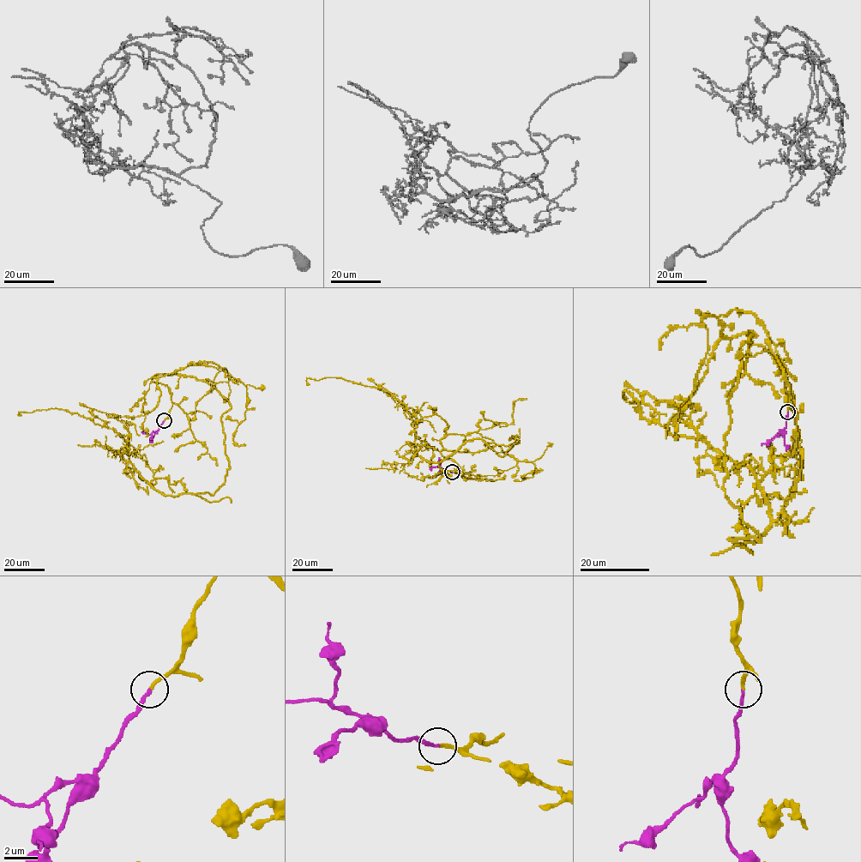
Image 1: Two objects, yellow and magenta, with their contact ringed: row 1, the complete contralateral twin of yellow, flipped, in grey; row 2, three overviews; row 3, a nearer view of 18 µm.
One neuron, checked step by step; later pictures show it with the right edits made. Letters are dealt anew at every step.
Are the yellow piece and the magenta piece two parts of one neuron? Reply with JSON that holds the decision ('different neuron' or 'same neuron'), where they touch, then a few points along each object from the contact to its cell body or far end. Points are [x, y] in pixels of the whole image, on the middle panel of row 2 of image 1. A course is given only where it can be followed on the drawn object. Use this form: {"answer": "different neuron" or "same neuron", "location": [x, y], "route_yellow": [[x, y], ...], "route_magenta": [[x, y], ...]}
{"answer": "same neuron", "location": [452, 472], "route_yellow": [[452, 472], [445, 421], [380, 388], [442, 469], [427, 476], [452, 475]], "route_magenta": [[452, 472], [440, 467], [439, 457]]}

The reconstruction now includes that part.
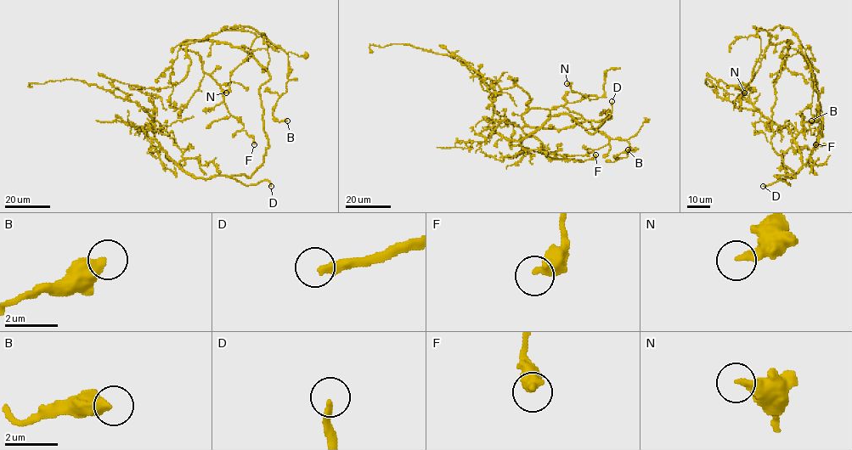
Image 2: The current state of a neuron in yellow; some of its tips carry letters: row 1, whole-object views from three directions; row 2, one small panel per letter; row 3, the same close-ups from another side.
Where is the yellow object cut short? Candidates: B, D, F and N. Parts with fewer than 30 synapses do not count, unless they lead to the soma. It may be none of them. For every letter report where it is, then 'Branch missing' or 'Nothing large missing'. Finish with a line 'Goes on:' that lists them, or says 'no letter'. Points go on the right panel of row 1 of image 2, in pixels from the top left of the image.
B: Place: (811, 120). Nothing large missing
D: Place: (763, 186). Branch missing
F: Place: (815, 144). Nothing large missing
N: Place: (744, 92). Nothing large missing
Goes on: D

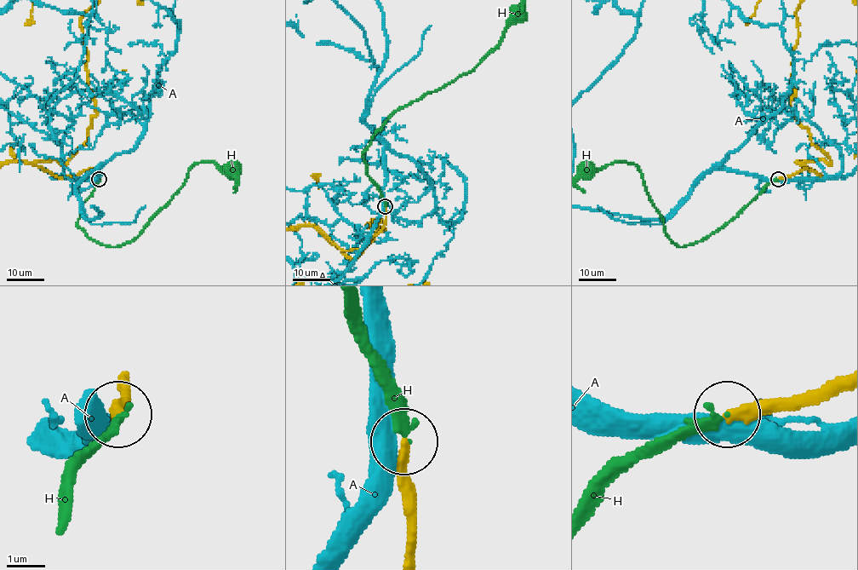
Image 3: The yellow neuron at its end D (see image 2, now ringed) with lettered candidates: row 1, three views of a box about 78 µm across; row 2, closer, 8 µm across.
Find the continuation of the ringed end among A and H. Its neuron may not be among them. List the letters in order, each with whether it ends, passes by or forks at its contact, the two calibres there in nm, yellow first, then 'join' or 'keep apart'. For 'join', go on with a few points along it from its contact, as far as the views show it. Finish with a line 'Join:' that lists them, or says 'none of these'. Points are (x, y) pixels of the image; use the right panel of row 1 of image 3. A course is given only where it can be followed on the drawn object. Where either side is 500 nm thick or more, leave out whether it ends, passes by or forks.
A: it passes by | 360/480 nm | keep apart
H: it ends | 280/200 nm | join | via (778, 178), (725, 223), (678, 246), (666, 233), (661, 215), (633, 164), (615, 162), (585, 167)
Join: H

